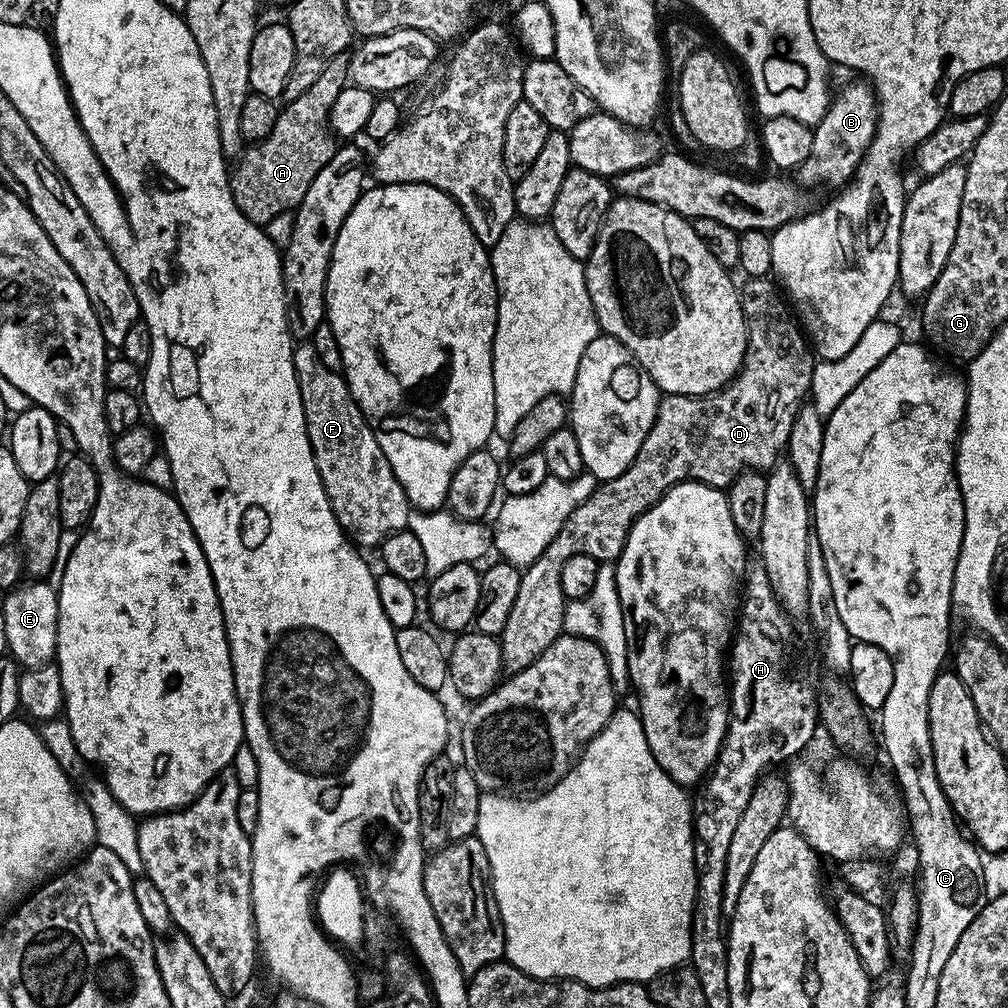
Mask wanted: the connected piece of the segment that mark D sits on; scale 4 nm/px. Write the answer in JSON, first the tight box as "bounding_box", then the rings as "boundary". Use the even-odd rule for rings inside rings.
{"bounding_box":[498,278,814,674],"boundary":[[[748,278],[739,285],[740,305],[742,306],[742,314],[744,321],[748,324],[748,345],[746,346],[746,354],[744,355],[744,365],[737,372],[735,380],[726,388],[721,388],[719,392],[714,392],[706,396],[669,396],[661,395],[660,405],[656,411],[656,421],[654,426],[650,426],[650,430],[646,434],[646,438],[642,442],[642,446],[638,450],[638,454],[634,458],[634,462],[630,462],[628,469],[622,474],[618,474],[618,478],[613,480],[605,480],[597,483],[596,489],[590,494],[590,498],[586,498],[586,502],[582,502],[570,514],[570,518],[566,518],[566,522],[562,522],[562,530],[558,530],[558,534],[554,534],[554,539],[550,541],[550,546],[546,546],[546,550],[542,550],[542,554],[538,554],[538,558],[533,564],[527,565],[521,571],[520,581],[518,582],[518,594],[514,598],[514,606],[510,609],[510,618],[506,618],[506,626],[500,632],[498,637],[500,642],[500,653],[502,654],[502,662],[504,663],[503,671],[511,674],[513,672],[521,672],[526,670],[526,666],[530,666],[542,653],[546,650],[546,646],[550,646],[564,632],[564,606],[565,599],[562,594],[562,566],[566,564],[567,559],[574,558],[574,554],[586,554],[593,556],[595,560],[601,562],[615,562],[622,554],[622,550],[626,546],[626,538],[632,529],[632,523],[644,513],[650,506],[654,506],[654,502],[658,502],[665,496],[668,491],[675,486],[681,484],[684,480],[697,480],[703,484],[709,484],[715,488],[727,489],[732,483],[736,473],[743,472],[748,469],[752,470],[770,470],[775,466],[776,461],[781,459],[782,453],[787,449],[788,439],[790,438],[790,426],[794,426],[794,418],[798,414],[800,405],[805,403],[806,397],[809,395],[811,386],[812,369],[814,365],[814,352],[810,347],[809,341],[806,339],[805,333],[802,331],[801,325],[798,323],[797,317],[792,316],[793,309],[790,307],[789,301],[786,299],[785,293],[776,289],[777,281],[772,278]]]}

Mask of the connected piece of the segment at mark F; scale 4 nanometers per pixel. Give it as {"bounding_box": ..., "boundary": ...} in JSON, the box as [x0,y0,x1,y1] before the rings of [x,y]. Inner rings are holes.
{"bounding_box":[292,342,410,549],"boundary":[[[311,342],[297,343],[292,349],[292,361],[298,378],[298,390],[302,394],[304,403],[304,417],[310,446],[316,459],[318,474],[322,478],[322,486],[336,515],[336,521],[340,523],[340,529],[353,544],[361,549],[375,549],[390,534],[407,529],[410,505],[406,494],[390,462],[386,462],[386,454],[382,454],[382,446],[378,446],[378,438],[372,433],[368,419],[357,406],[343,375],[330,370],[330,366],[322,363],[322,358],[318,358],[318,350],[314,350]]]}

